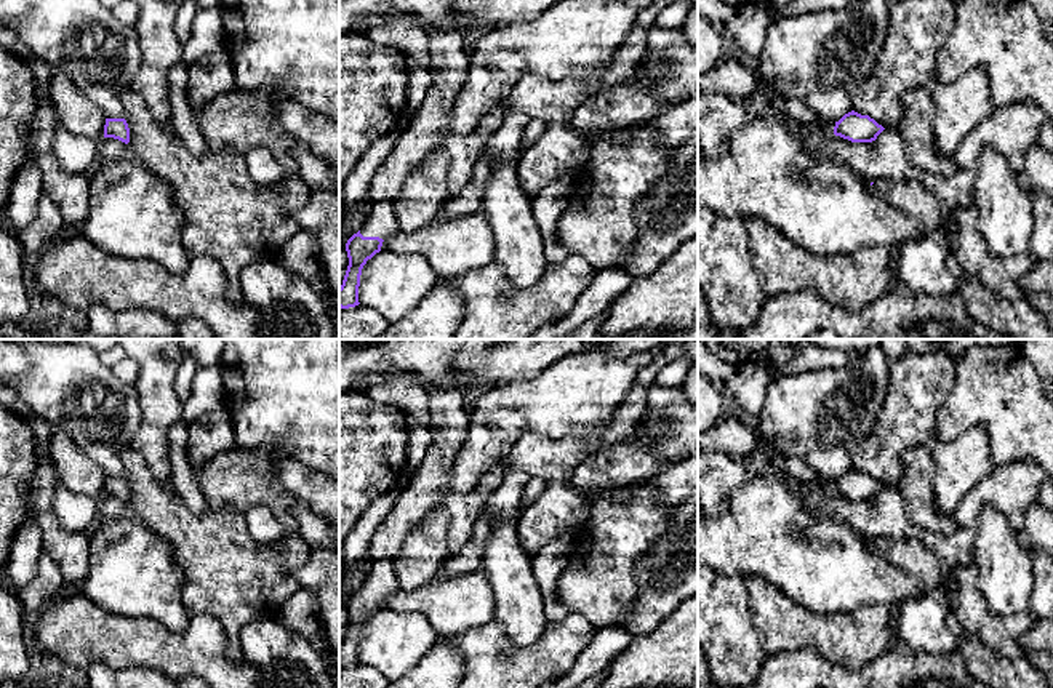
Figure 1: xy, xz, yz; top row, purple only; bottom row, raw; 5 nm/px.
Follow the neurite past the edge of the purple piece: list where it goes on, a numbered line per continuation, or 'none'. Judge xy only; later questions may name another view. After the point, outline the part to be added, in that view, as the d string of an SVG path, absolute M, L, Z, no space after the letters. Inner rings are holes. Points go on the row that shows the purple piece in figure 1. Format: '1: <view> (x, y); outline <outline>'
none

